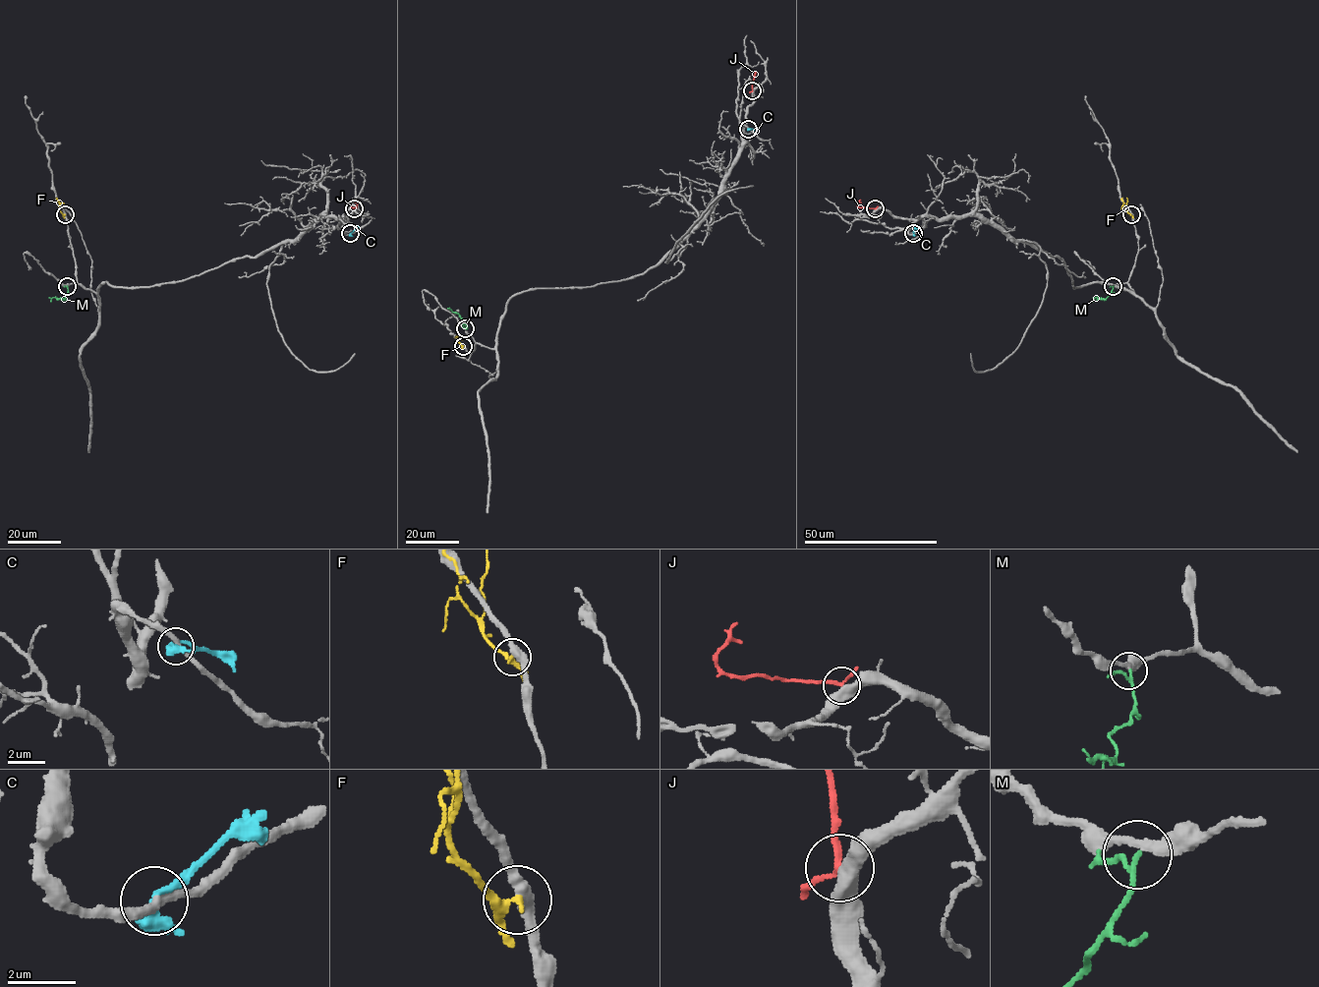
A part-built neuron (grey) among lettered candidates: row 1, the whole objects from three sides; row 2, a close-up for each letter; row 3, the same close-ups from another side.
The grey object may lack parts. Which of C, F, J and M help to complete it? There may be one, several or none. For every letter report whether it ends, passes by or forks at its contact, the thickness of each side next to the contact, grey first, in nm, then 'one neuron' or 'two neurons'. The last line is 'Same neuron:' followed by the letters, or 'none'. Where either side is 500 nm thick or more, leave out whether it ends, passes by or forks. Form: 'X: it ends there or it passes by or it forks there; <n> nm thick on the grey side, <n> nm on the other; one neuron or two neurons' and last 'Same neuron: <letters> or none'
C: it passes by; 280 nm thick on the grey side, 300 nm on the other; two neurons
F: it passes by; 360 nm thick on the grey side, 240 nm on the other; two neurons
J: it passes by; 480 nm thick on the grey side, 160 nm on the other; one neuron
M: it passes by; 300 nm thick on the grey side, 120 nm on the other; two neurons
Same neuron: J

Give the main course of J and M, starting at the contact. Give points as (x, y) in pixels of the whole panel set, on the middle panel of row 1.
J: (753, 90), (755, 73), (753, 76)
M: (466, 328), (457, 314), (449, 308)

